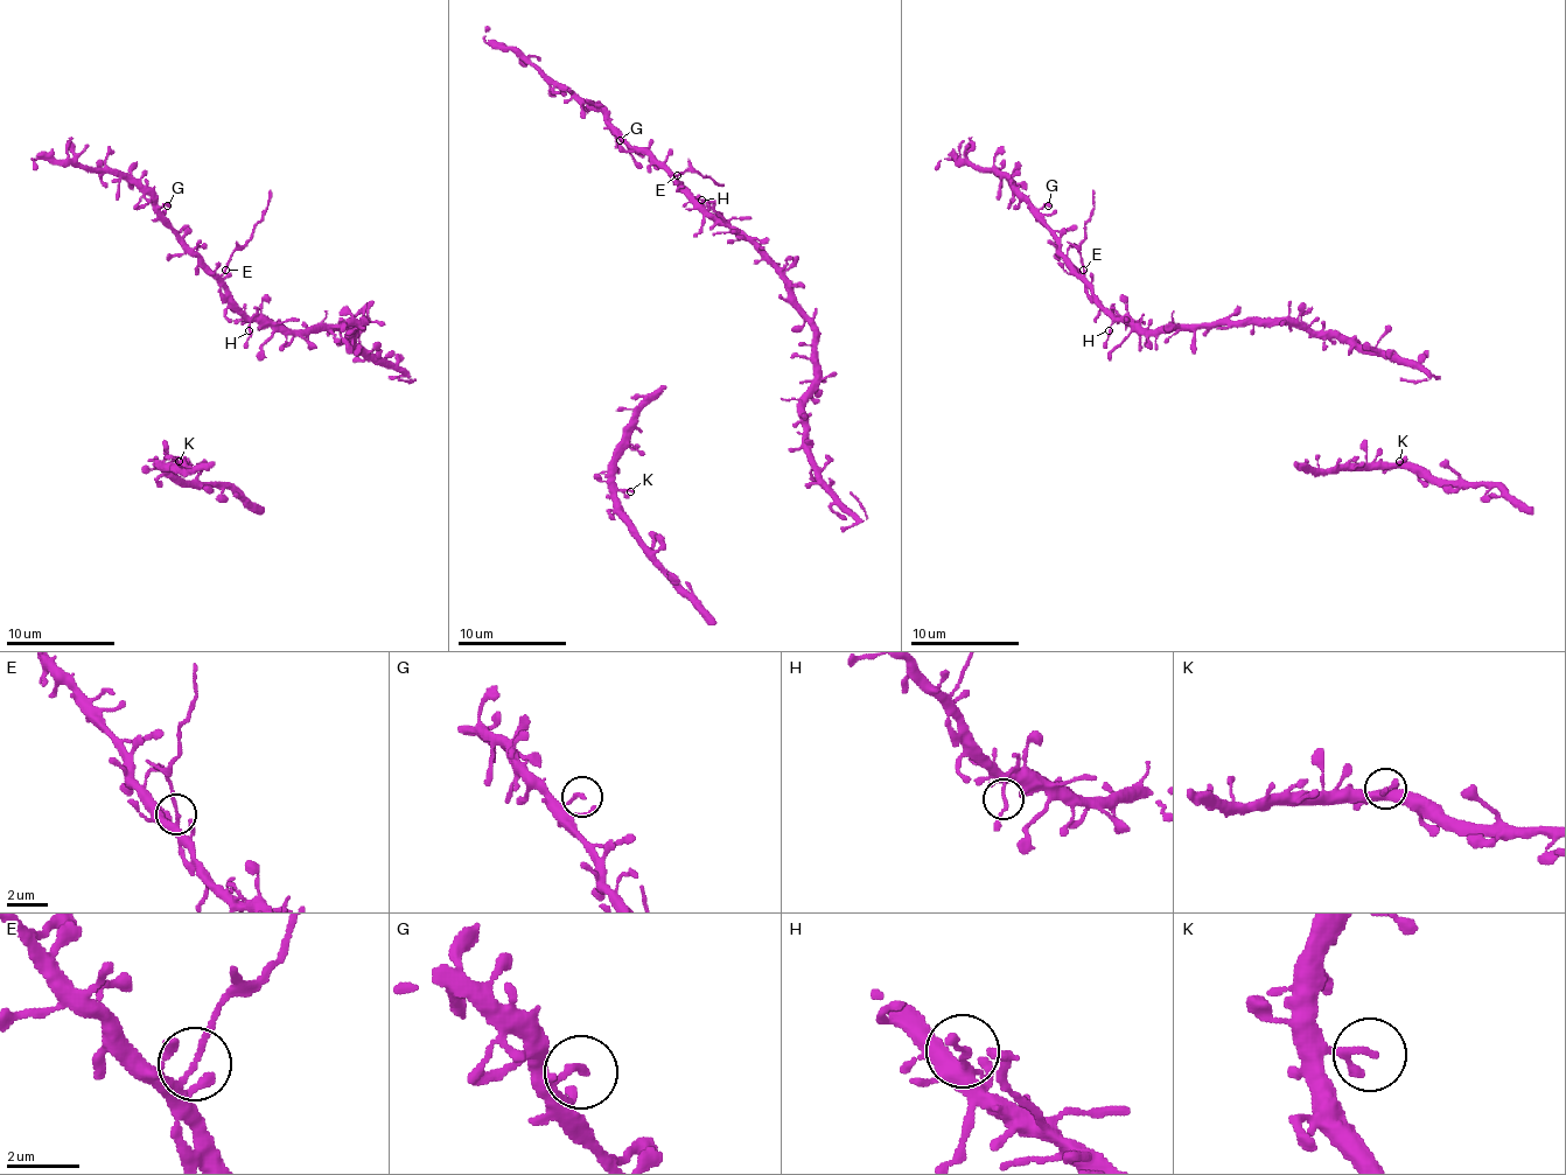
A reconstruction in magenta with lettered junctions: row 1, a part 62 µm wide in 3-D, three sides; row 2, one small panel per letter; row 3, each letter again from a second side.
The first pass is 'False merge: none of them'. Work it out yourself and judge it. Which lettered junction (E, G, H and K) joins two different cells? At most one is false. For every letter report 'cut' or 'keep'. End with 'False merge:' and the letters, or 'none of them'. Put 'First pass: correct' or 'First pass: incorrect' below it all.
E: cut
G: keep
H: keep
K: keep
False merge: E
First pass: incorrect

